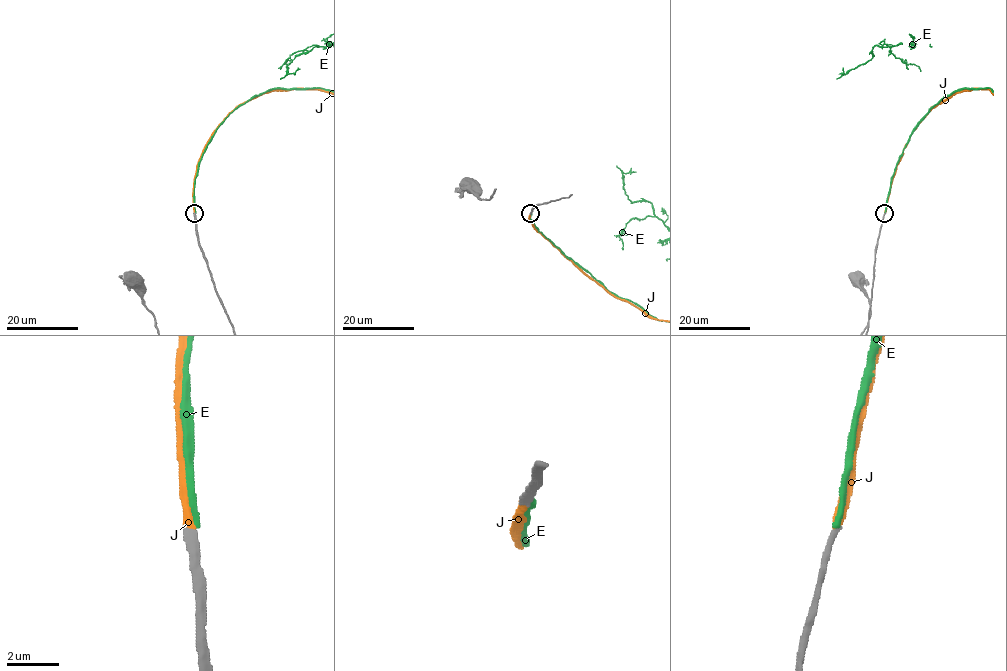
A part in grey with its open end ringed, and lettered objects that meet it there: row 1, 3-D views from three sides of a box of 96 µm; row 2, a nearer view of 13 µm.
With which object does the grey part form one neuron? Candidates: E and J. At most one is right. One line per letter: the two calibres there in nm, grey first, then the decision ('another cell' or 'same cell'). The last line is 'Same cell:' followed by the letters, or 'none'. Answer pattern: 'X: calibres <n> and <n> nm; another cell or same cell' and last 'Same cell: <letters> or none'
E: calibres 320 and 240 nm; another cell
J: calibres 320 and 320 nm; same cell
Same cell: J

